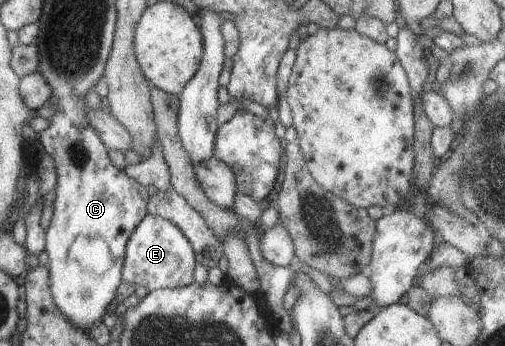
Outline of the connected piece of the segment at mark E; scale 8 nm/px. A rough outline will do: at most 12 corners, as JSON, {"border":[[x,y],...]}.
{"border":[[146,214],[126,241],[121,281],[193,282],[195,257],[167,219]]}

